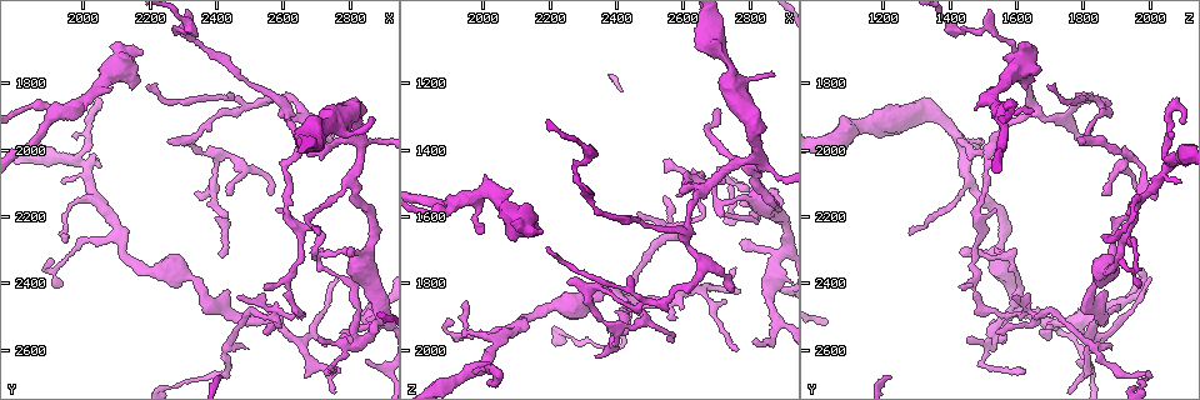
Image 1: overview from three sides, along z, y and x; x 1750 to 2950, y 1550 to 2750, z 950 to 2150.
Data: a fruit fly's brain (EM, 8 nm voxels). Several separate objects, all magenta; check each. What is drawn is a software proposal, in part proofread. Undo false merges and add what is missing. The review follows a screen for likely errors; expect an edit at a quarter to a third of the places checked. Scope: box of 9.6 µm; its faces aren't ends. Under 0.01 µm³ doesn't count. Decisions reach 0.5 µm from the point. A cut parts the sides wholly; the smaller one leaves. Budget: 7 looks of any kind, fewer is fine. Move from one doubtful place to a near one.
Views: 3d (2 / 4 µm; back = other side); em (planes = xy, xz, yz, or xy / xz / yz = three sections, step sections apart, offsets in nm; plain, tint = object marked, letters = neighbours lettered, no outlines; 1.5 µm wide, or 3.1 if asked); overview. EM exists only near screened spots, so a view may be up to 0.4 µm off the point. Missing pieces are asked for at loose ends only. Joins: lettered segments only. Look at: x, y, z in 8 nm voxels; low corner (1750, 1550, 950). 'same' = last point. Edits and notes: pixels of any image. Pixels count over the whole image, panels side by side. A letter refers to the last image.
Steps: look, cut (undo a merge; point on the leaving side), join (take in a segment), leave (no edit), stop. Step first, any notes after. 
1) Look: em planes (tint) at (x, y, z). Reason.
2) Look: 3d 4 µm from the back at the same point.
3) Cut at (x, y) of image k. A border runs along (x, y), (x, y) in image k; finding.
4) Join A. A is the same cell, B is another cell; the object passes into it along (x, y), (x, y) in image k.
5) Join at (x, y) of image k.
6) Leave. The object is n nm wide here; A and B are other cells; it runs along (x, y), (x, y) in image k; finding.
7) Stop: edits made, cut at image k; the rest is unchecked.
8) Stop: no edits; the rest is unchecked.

Look: 3d 2 µm at (2880, 1910, 1180). Tapers out.

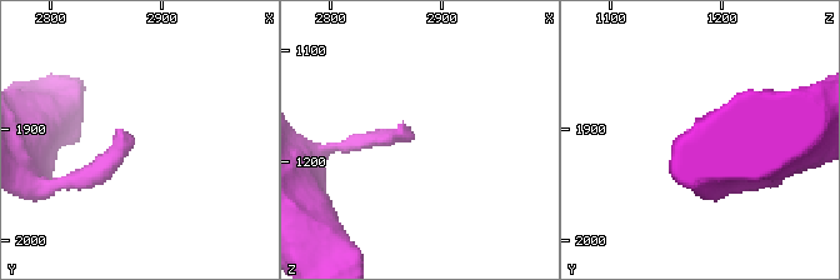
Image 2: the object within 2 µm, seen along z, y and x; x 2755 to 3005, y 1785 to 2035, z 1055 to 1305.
Look: em planes (letters) at (2876, 1906, 1178). Need the tissue.

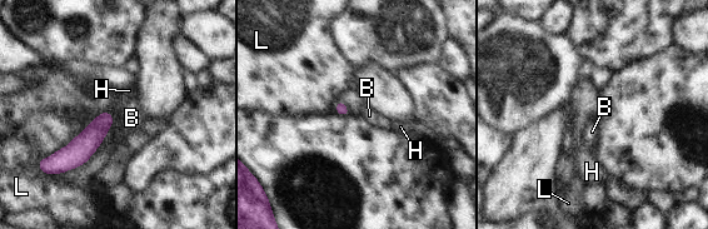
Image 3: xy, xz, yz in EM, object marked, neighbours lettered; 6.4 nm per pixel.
Join at (352, 99) of image 3. H is the same cell, B and L are other cells; the object passes into it along (342, 109), (347, 106), (352, 99) in image 3; the neuron continues.

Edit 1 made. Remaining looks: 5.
Look: overview.

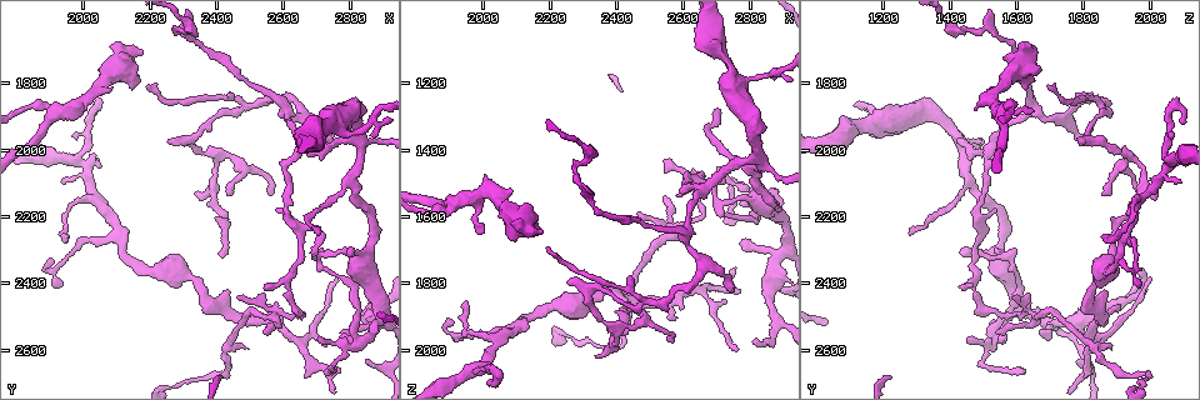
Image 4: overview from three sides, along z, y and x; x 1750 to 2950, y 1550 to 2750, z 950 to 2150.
Look: em planes (letters) at (2000, 1870, 1650). Free end.

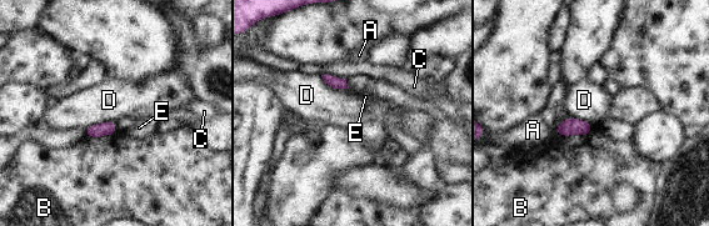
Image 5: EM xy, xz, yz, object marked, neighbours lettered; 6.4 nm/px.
Leave. The longest contact is with B, 260 nm; A, B, C, D and E are other cells; a border runs along (320, 75), (328, 85), (348, 89) in image 5; no lettered segment goes on from it.

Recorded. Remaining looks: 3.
Look: em planes (tint) at (2580, 2490, 1650). A fork.

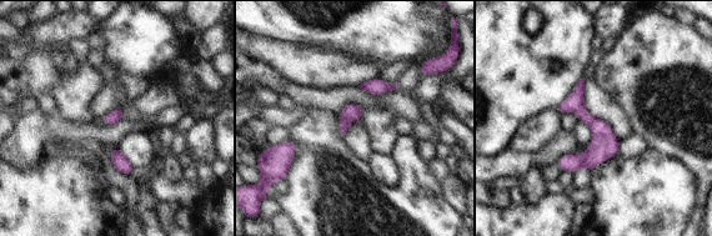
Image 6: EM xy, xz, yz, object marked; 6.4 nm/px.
Look: em planes (letters) at the same point.

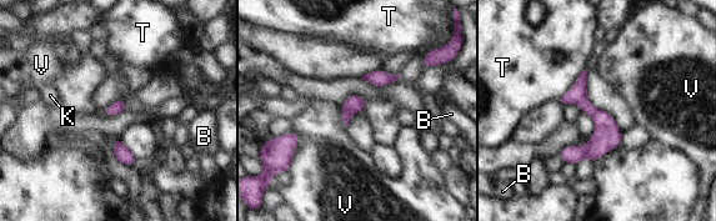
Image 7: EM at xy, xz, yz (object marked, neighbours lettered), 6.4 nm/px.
Leave. B, K, T and V are other cells; a border runs along (291, 130), (299, 142), (289, 165) in image 7; one neuron here.

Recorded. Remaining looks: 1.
Stop: edits made, join at image 3; the rest is unchecked.

